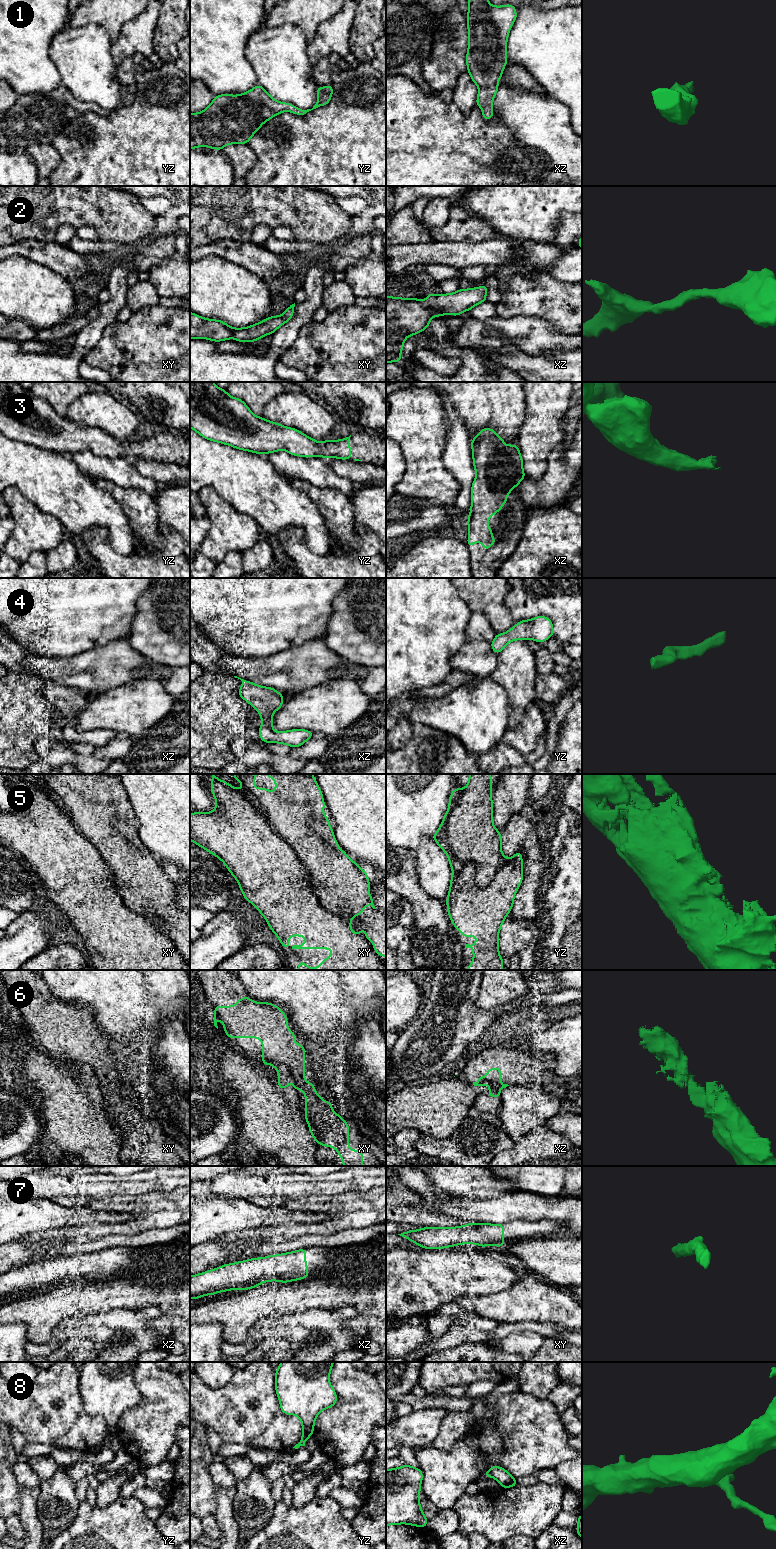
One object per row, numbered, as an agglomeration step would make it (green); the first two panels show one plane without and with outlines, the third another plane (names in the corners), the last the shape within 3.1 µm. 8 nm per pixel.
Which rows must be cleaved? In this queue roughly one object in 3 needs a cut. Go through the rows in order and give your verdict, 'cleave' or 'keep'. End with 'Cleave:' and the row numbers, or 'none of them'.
1: keep
2: keep
3: keep
4: keep
5: cleave
6: keep
7: keep
8: cleave
Cleave: 5, 8

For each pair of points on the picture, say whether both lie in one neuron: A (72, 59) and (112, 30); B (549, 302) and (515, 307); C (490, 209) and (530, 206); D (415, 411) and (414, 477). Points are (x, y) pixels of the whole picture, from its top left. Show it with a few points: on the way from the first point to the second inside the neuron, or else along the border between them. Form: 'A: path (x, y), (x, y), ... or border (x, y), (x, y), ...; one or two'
A: border (86, 24), (96, 23), (101, 25), (112, 41); two
B: path (541, 303), (523, 303); one
C: path (500, 206), (520, 206); one
D: path (416, 427), (416, 461); one

